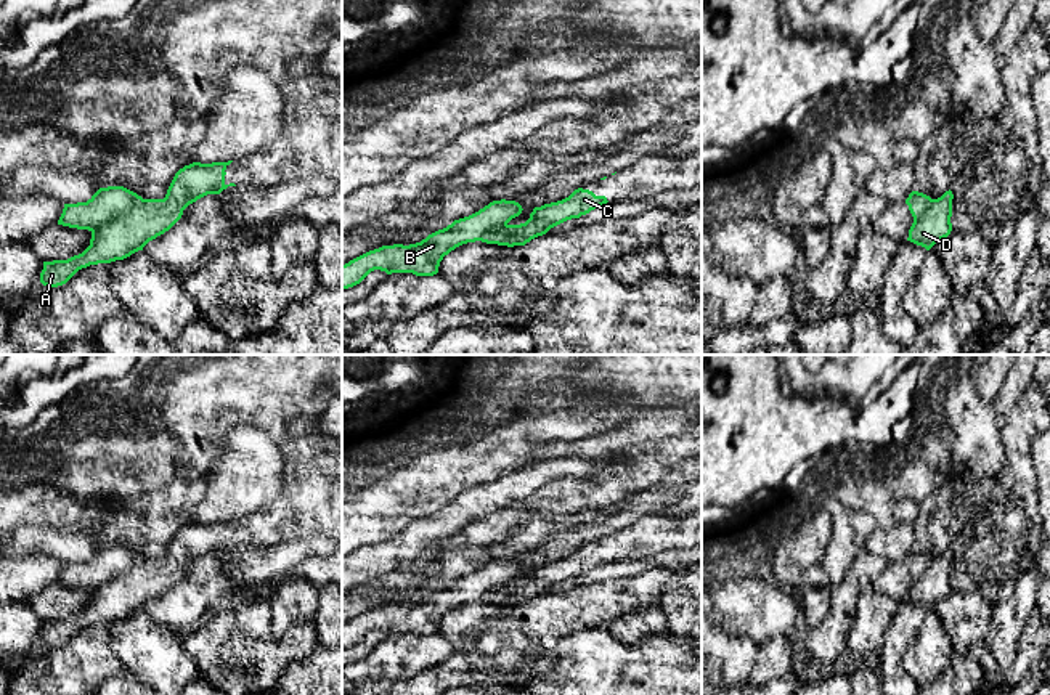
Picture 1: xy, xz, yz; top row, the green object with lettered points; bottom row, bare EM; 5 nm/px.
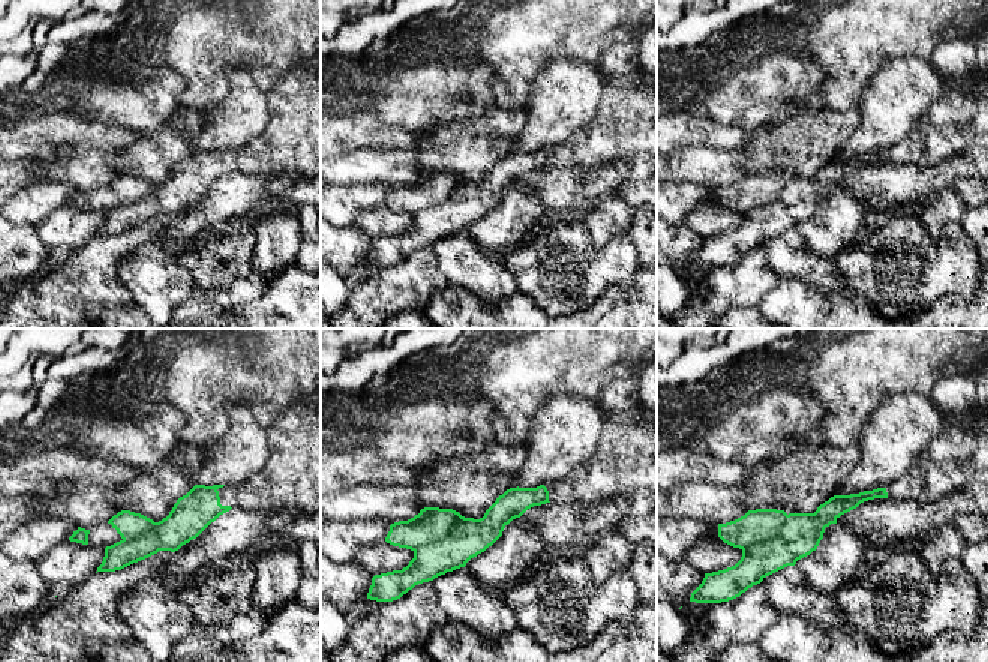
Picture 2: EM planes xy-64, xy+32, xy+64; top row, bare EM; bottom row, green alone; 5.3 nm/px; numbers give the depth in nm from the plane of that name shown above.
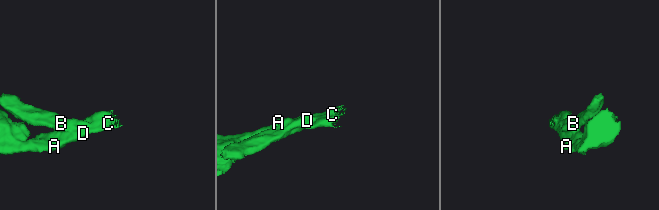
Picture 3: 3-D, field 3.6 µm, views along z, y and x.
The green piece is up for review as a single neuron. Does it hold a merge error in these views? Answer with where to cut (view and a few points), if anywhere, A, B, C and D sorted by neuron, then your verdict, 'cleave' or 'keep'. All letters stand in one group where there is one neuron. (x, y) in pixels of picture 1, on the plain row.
cut in xy along (145, 559), (92, 591); A C D / B; cleave

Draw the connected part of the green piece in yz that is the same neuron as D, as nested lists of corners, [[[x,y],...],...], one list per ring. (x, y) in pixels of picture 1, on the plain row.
[[[950,549],[933,559],[926,571],[918,579],[914,579],[907,600],[930,610],[938,600],[947,597],[952,591],[952,559]]]

